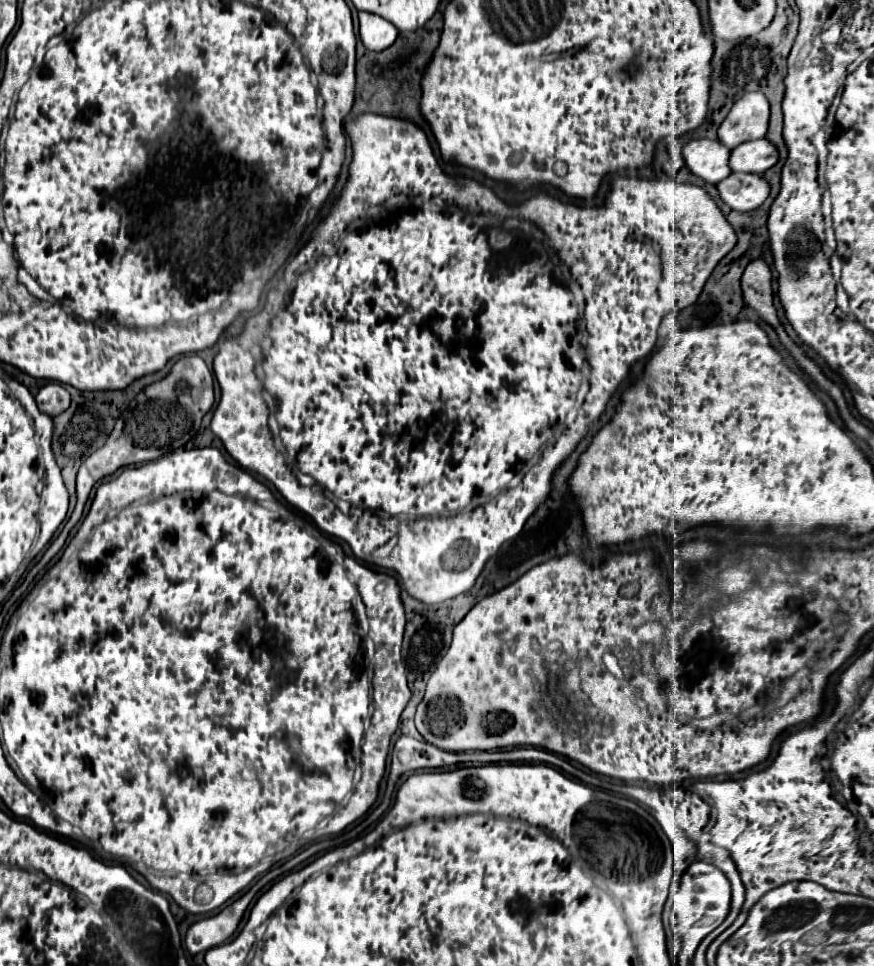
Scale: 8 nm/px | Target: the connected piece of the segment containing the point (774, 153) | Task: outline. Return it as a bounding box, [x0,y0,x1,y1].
[730,139,780,173]

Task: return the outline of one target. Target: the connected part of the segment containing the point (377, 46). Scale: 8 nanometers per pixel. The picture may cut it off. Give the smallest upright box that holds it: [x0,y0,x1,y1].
[358,11,398,51]

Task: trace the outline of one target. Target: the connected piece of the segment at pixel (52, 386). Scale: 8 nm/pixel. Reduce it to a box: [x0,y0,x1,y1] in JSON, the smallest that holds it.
[36,383,70,417]

